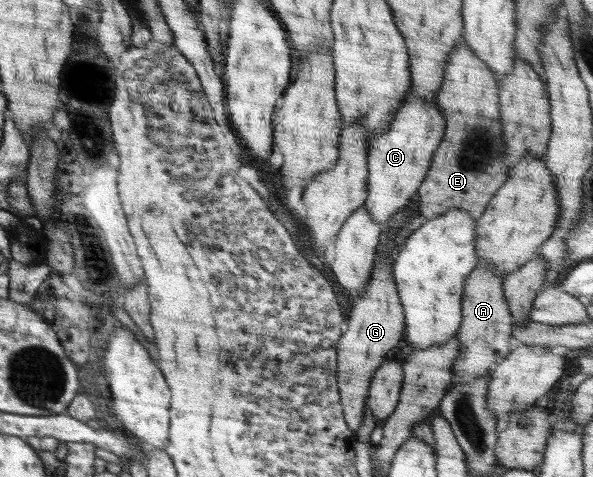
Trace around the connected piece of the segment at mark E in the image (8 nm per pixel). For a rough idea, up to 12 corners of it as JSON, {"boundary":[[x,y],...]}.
{"boundary":[[463,37],[435,100],[429,220],[477,220],[508,179],[499,82]]}

